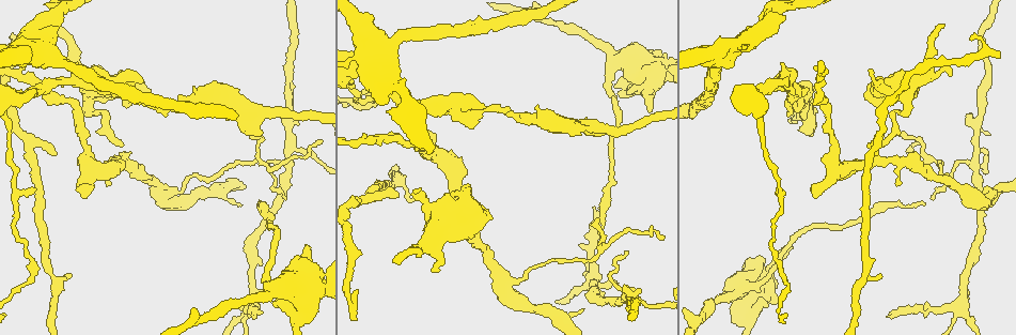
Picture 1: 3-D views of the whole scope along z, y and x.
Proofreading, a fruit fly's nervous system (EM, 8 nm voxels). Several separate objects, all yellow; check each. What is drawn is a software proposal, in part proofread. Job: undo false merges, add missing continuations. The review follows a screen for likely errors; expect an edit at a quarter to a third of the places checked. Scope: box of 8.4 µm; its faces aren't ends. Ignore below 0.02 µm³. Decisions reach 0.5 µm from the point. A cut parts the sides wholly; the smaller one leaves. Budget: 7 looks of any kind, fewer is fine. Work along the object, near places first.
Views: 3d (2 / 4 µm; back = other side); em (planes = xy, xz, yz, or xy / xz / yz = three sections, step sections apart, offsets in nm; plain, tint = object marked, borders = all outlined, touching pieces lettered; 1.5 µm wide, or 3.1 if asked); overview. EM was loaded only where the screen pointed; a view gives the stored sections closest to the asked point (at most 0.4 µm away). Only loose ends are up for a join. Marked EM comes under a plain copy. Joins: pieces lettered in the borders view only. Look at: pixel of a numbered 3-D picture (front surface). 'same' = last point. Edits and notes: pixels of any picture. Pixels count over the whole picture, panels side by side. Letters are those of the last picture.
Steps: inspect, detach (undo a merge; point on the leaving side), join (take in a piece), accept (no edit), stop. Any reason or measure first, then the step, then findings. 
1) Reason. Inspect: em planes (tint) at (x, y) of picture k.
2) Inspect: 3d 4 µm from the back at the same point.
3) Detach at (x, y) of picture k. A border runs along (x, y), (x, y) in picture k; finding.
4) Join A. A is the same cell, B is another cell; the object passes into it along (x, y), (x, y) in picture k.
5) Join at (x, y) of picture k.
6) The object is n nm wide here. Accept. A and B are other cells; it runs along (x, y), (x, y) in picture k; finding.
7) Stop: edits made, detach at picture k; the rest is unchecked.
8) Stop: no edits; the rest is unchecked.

Tapers out. Inspect: em planes (borders) at (925, 203) of picture 1.

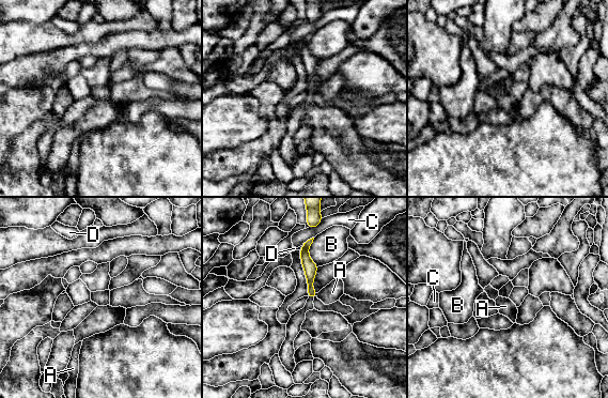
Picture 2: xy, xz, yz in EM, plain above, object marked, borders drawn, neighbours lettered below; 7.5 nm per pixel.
Accept. A, B, C and D are other cells; a border runs along (318, 292), (316, 296) in picture 2; no lettered piece goes on from it.

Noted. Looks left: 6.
Inspect: em planes (borders) at (730, 300) of picture 1.

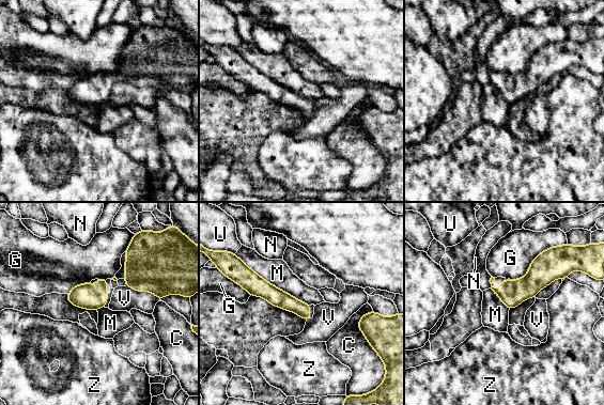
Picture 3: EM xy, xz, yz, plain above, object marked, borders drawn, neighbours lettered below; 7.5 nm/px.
Accept. C, G, M, N, U, V and Z are other cells; a border runs along (235, 255), (265, 280), (310, 305) in picture 3; one neuron here.

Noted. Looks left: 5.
Abrupt turn. Inspect: 3d 4 µm from the back at (74, 103) of picture 1.

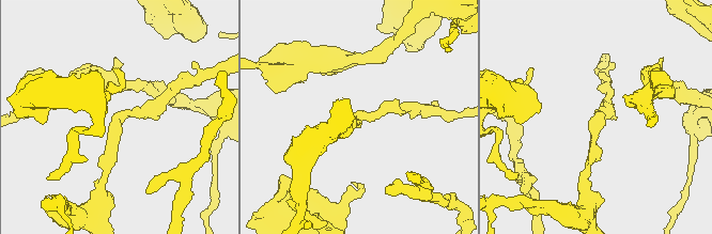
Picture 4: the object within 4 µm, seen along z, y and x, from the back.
Inspect: em planes (tint) at (595, 117) of picture 4.

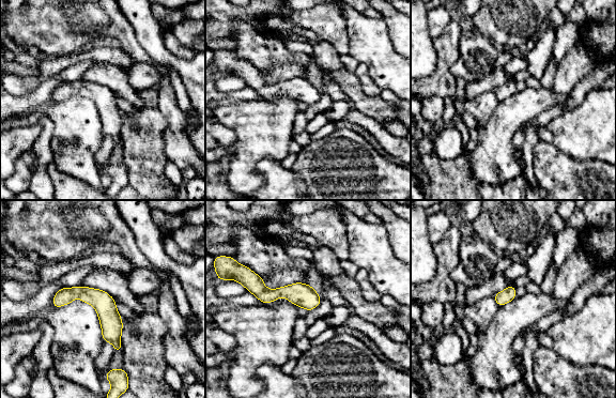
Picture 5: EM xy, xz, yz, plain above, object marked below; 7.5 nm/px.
Inspect: em planes (borders) at the same point.

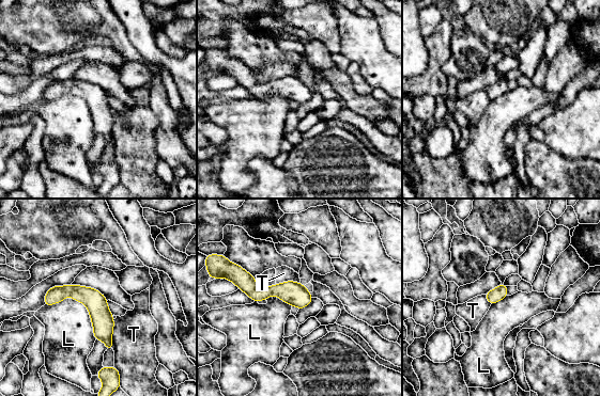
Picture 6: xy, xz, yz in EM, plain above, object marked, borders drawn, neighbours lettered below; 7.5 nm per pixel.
The longest contact is with L, 380 nm. Accept. L and T are other cells; a border runs along (70, 298), (87, 309), (95, 339) in picture 6; all the same neuron.

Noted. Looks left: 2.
Stop: no edits; the rest is unchecked.

